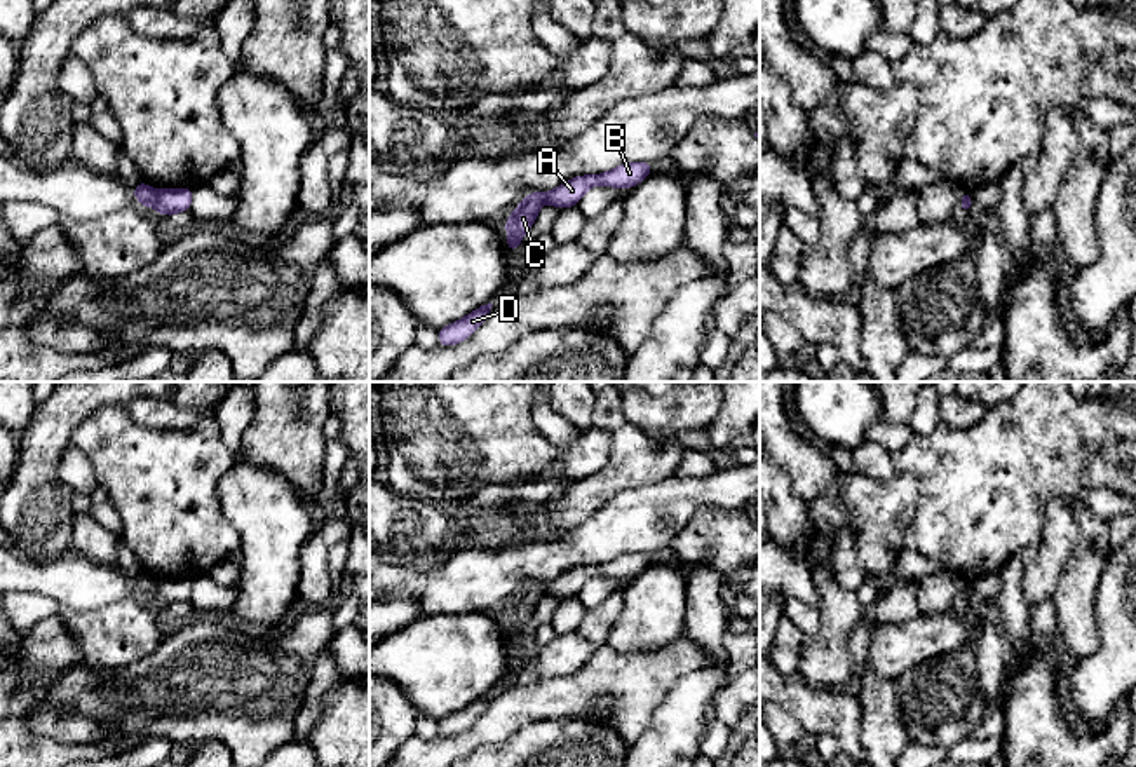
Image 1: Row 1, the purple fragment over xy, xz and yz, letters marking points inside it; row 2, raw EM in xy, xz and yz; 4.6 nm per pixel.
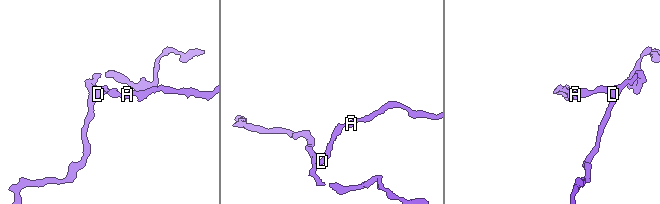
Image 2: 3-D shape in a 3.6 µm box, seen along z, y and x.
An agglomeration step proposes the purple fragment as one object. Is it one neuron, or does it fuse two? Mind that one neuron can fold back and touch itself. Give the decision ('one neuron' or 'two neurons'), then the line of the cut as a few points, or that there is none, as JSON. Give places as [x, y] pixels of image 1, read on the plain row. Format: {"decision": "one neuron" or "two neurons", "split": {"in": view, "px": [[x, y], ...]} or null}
{"decision": "two neurons", "split": {"in": "xy", "px": [[155, 583], [152, 595]]}}

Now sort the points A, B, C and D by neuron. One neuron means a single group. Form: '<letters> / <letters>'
A B / C D

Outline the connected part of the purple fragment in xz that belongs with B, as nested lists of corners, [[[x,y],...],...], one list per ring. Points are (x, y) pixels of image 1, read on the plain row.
[[[631,553],[620,554],[612,561],[601,565],[584,565],[575,567],[558,579],[545,584],[545,593],[556,596],[558,600],[571,598],[580,593],[584,584],[598,575],[613,579],[632,579],[641,574],[648,565],[652,565],[653,553]]]

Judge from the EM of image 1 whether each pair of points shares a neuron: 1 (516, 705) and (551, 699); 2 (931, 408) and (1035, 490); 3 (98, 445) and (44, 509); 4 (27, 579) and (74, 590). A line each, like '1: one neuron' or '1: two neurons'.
1: one neuron
2: two neurons
3: two neurons
4: one neuron

